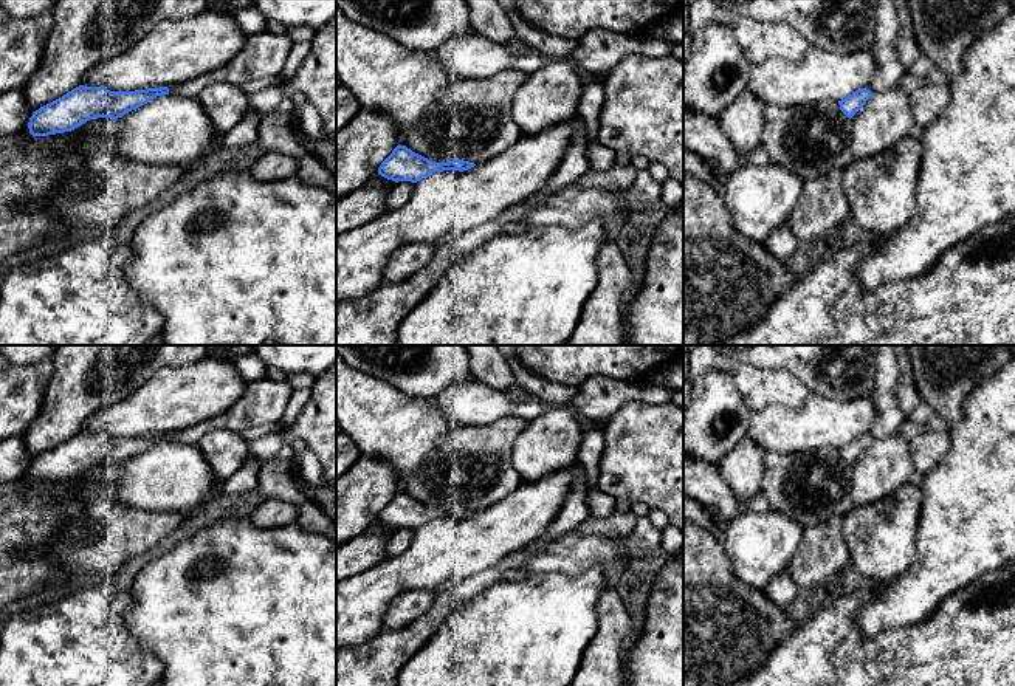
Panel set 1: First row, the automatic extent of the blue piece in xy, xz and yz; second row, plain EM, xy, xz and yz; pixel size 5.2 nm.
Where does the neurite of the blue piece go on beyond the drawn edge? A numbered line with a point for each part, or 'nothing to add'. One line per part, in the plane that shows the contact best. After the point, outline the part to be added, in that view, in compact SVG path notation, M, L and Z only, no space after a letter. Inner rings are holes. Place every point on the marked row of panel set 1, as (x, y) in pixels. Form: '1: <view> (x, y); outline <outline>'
1: xy (264, 54); outline M268 29L249 34L240 51L225 67L170 87L169 94L197 99L205 88L217 82L243 87L248 82L280 74L291 46L293 40L287 34L274 34Z

